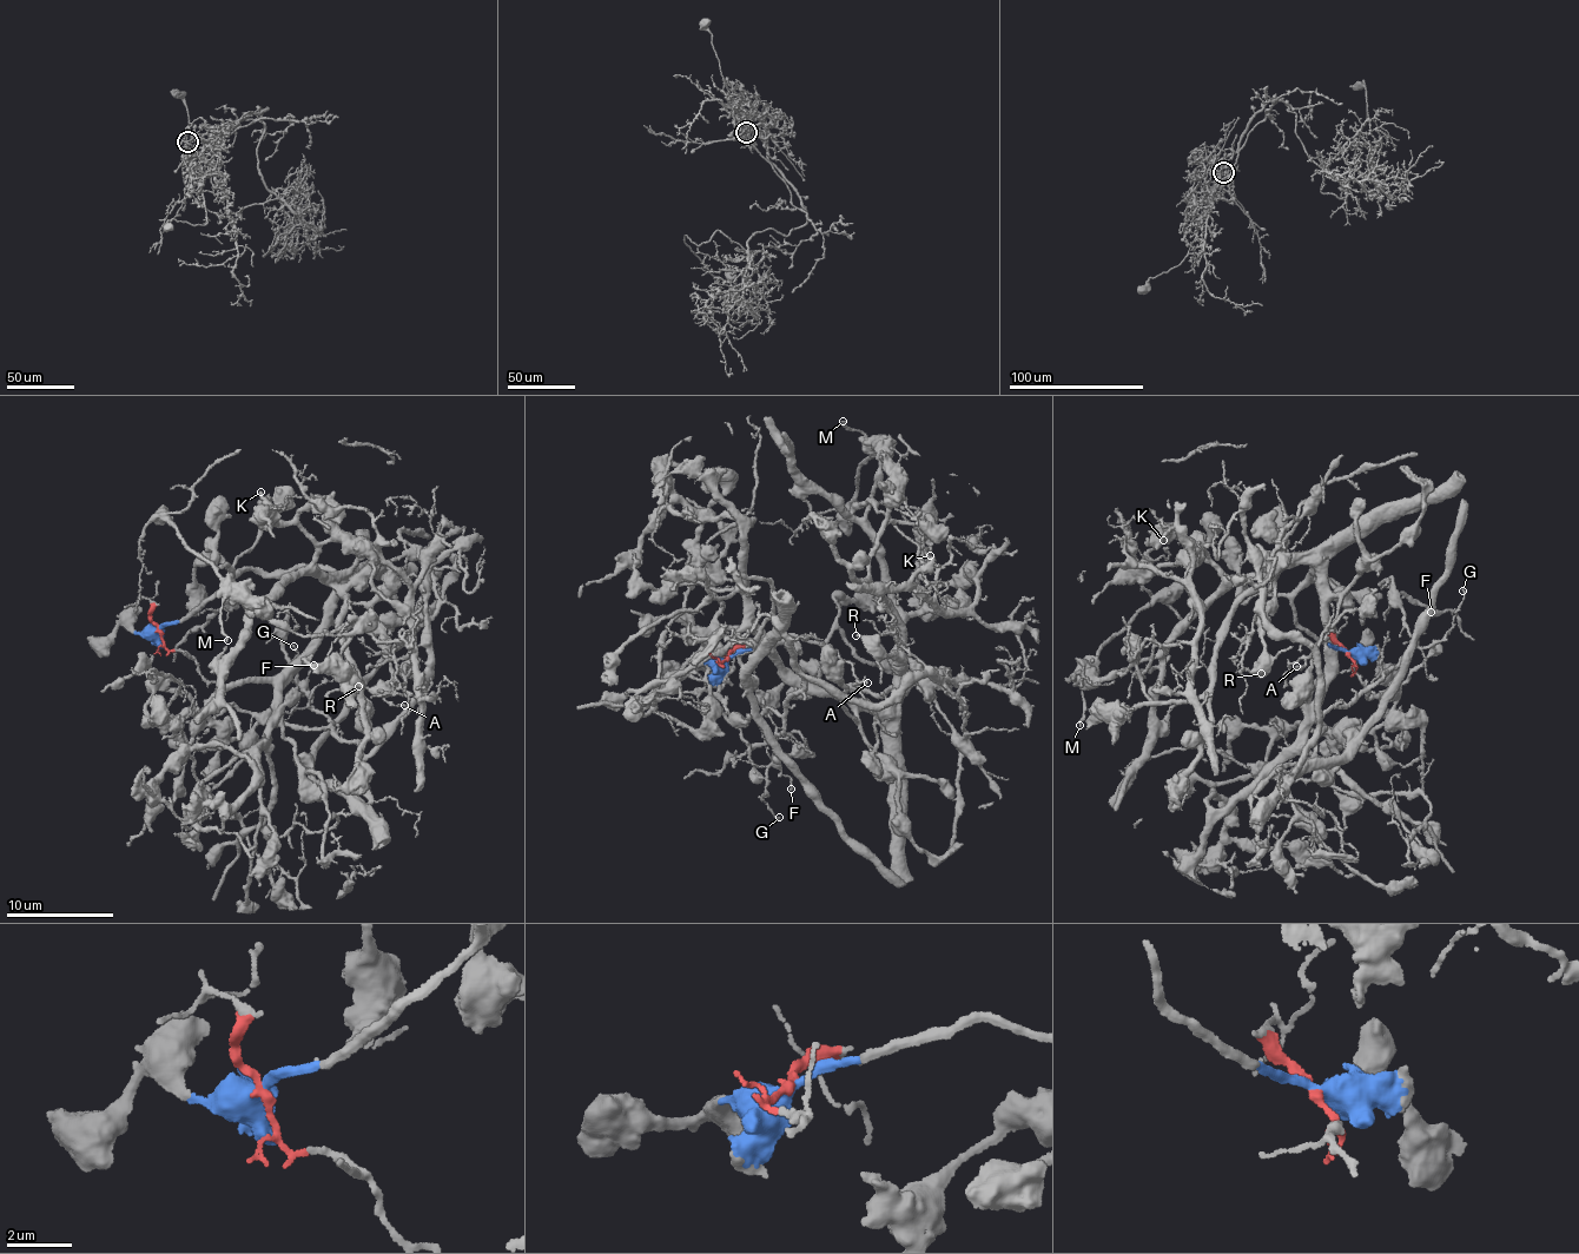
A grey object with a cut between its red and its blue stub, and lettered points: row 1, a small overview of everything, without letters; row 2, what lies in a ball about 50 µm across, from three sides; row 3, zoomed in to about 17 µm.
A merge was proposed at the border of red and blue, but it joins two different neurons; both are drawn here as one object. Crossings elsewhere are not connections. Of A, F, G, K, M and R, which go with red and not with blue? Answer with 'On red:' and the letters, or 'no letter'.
On red: A, F, G

